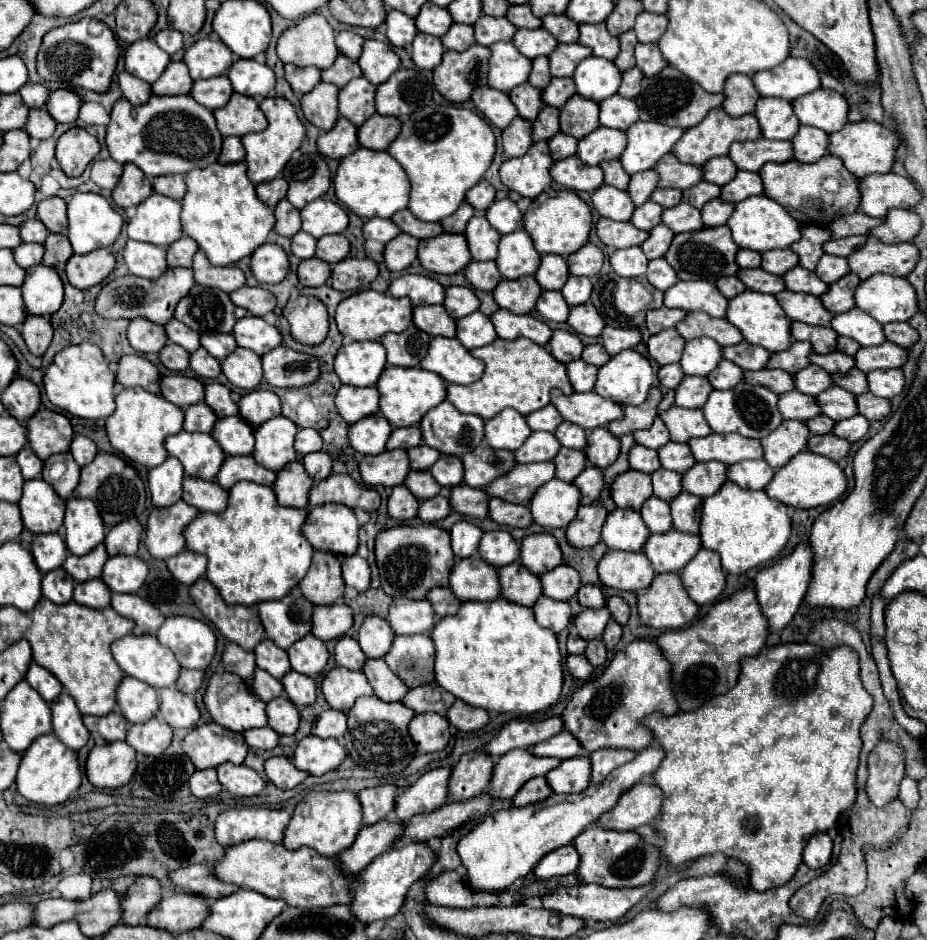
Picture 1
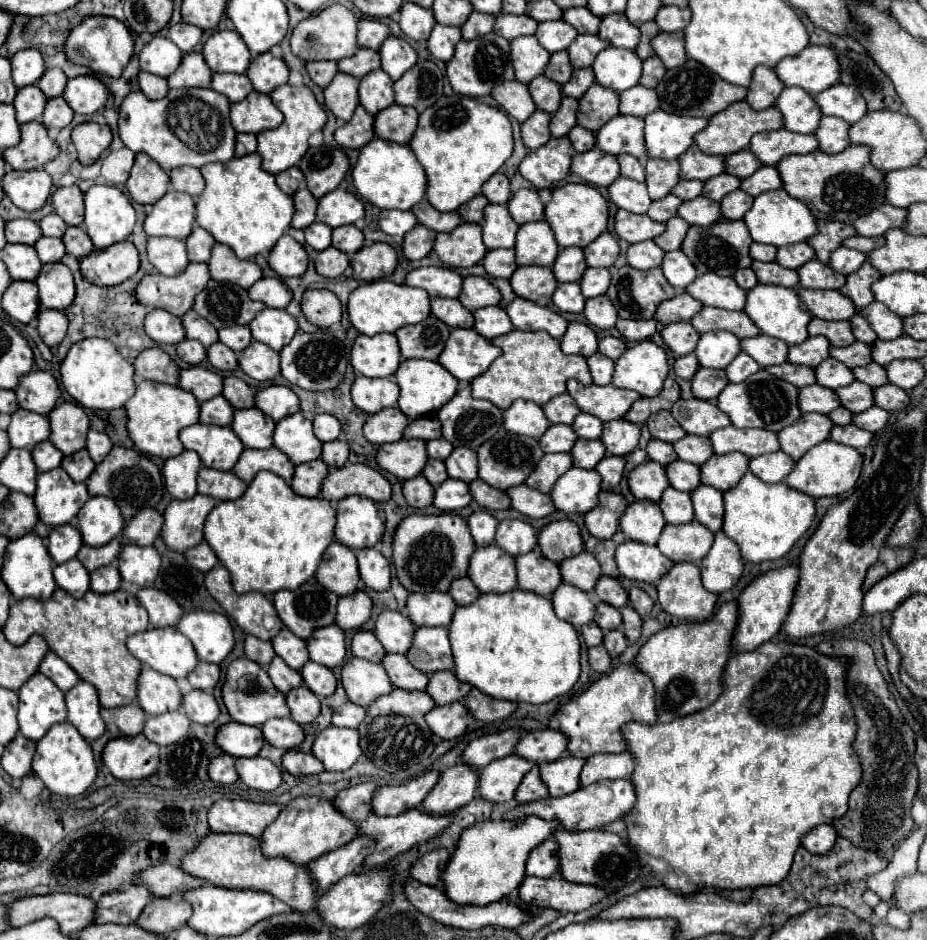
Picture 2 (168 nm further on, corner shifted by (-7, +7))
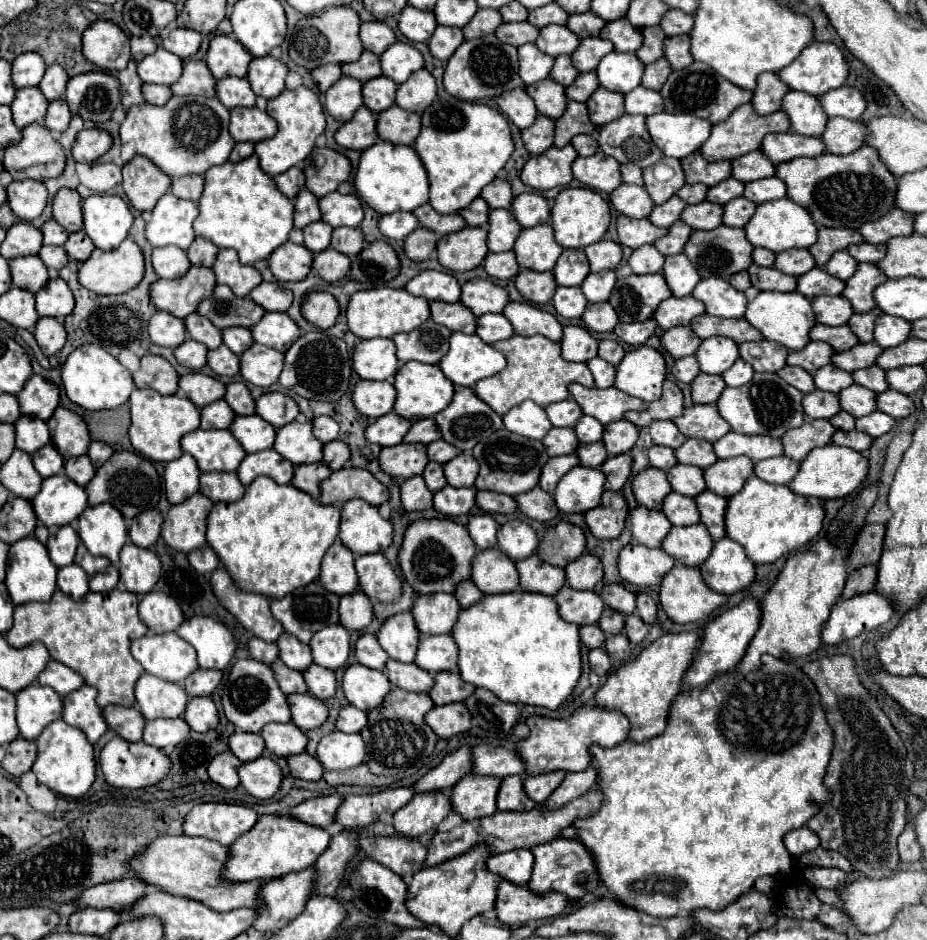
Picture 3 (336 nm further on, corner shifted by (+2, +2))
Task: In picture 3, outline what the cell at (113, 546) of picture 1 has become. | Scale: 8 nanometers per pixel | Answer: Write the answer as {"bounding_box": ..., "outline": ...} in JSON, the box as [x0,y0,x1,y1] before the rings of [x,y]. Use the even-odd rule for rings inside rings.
{"bounding_box":[128,509,162,547],"outline":[[[148,509],[148,511],[142,511],[140,515],[136,515],[130,521],[130,525],[128,525],[128,537],[138,547],[150,547],[160,537],[160,527],[162,527],[162,515],[160,515],[160,511]]]}

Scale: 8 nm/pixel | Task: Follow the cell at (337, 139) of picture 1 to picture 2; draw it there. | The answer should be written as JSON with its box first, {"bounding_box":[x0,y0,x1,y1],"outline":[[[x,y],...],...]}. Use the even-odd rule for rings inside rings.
{"bounding_box":[335,106,375,148],"outline":[[[357,106],[353,118],[335,130],[337,144],[341,148],[363,148],[375,138],[373,122],[375,118],[363,106]]]}

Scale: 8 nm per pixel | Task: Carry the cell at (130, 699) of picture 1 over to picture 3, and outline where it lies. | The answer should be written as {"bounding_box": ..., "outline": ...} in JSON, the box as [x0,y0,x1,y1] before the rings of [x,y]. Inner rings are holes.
{"bounding_box":[136,673,188,721],"outline":[[[142,673],[136,683],[136,707],[146,721],[158,717],[180,717],[188,703],[188,695],[176,683],[156,679],[154,675]]]}

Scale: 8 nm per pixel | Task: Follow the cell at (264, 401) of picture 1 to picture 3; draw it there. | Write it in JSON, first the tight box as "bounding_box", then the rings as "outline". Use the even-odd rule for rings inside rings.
{"bounding_box":[256,393,300,429],"outline":[[[264,393],[260,399],[256,399],[256,415],[260,415],[264,421],[274,425],[276,429],[294,421],[298,413],[300,413],[298,405],[290,395]]]}

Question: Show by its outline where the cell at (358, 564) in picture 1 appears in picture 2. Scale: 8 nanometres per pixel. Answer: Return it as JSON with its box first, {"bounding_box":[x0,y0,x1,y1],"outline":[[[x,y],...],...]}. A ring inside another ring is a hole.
{"bounding_box":[357,548,391,590],"outline":[[[375,548],[357,550],[359,574],[369,590],[389,590],[391,586],[391,564]]]}

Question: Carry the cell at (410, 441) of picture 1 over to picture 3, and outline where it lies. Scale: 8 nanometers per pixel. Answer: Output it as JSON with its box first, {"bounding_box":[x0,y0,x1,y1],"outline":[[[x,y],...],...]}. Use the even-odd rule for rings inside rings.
{"bounding_box":[404,417,440,443],"outline":[[[428,417],[428,419],[420,419],[420,421],[414,421],[410,431],[406,433],[404,437],[404,443],[432,443],[432,441],[438,441],[440,439],[440,431],[436,427],[436,421],[434,417]]]}

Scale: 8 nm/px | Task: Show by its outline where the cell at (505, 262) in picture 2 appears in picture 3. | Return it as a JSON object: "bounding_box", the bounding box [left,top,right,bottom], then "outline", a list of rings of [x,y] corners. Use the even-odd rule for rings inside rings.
{"bounding_box":[484,251,520,279],"outline":[[[514,251],[488,253],[484,259],[484,269],[494,279],[514,279],[520,271]]]}

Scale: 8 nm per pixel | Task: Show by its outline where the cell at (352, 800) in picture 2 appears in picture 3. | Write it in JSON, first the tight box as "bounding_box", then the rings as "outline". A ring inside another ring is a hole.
{"bounding_box":[290,793,342,829],"outline":[[[334,793],[334,795],[326,795],[326,797],[316,797],[316,799],[308,799],[300,805],[296,805],[290,815],[304,821],[304,823],[310,823],[310,825],[316,825],[316,827],[322,827],[322,829],[328,829],[334,819],[336,819],[336,811],[342,803],[342,795]]]}

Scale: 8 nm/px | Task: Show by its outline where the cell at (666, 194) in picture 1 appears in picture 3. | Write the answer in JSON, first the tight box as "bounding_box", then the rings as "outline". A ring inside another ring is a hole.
{"bounding_box":[676,185,708,203],"outline":[[[684,185],[682,189],[678,189],[676,195],[680,199],[684,199],[686,203],[700,203],[700,201],[704,201],[706,191],[708,191],[708,187],[704,187],[704,185]]]}

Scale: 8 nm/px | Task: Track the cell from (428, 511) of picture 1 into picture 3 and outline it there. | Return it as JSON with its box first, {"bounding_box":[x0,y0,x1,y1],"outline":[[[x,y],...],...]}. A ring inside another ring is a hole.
{"bounding_box":[434,485,476,517],"outline":[[[446,485],[444,489],[434,493],[434,509],[446,517],[458,517],[468,513],[474,507],[476,499],[476,489],[456,489]]]}

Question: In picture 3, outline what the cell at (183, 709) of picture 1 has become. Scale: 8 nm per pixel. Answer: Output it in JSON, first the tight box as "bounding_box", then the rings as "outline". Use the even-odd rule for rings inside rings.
{"bounding_box":[184,697,218,731],"outline":[[[190,697],[184,711],[184,721],[194,731],[214,729],[218,725],[218,711],[214,701],[210,697]]]}

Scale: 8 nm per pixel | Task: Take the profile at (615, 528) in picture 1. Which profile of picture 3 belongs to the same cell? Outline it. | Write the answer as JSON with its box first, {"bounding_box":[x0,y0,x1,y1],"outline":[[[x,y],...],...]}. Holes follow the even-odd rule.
{"bounding_box":[626,507,672,547],"outline":[[[636,507],[628,513],[626,523],[630,527],[632,539],[646,547],[660,547],[662,539],[668,535],[672,523],[660,511],[648,511],[646,507]]]}

